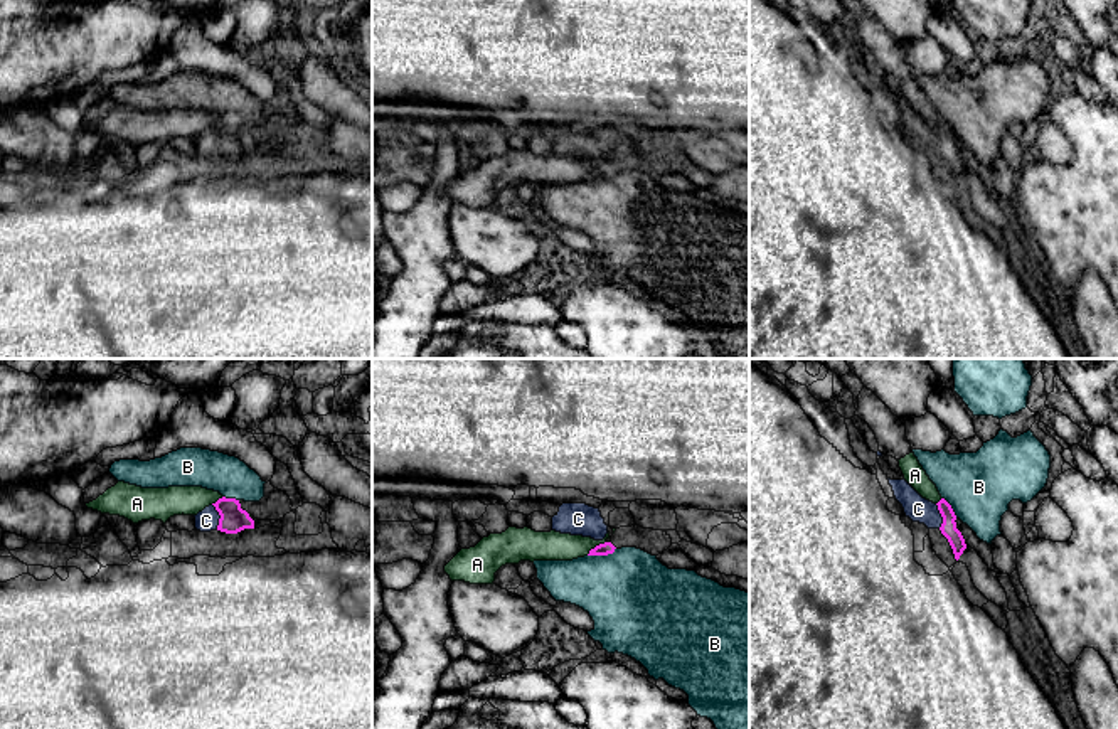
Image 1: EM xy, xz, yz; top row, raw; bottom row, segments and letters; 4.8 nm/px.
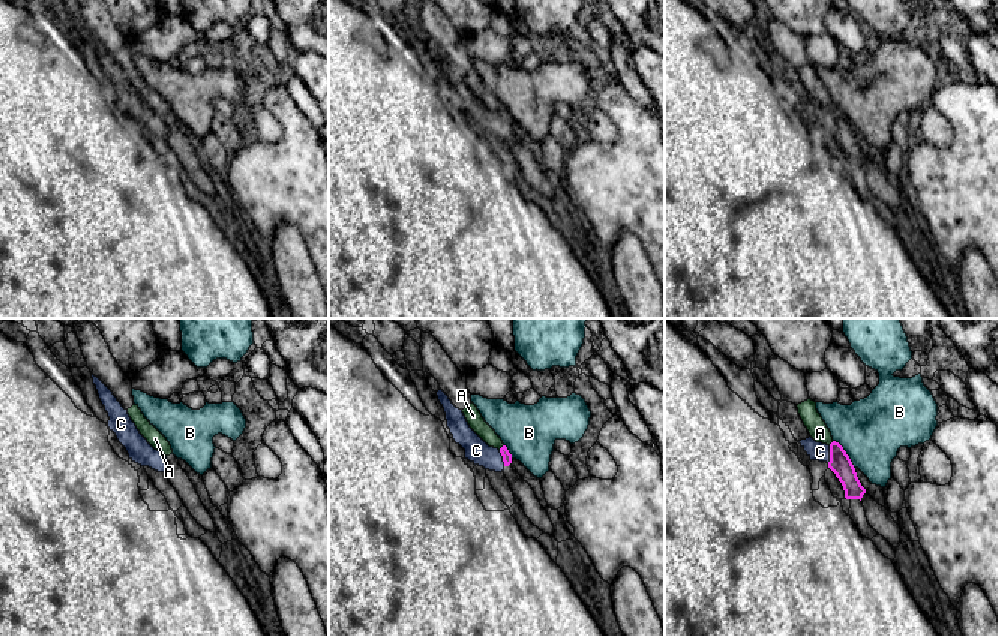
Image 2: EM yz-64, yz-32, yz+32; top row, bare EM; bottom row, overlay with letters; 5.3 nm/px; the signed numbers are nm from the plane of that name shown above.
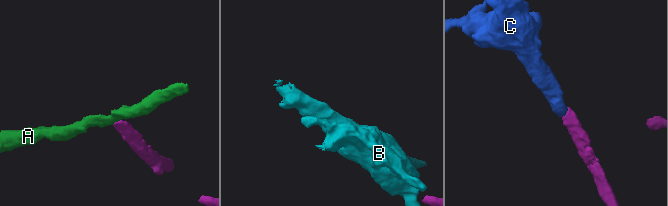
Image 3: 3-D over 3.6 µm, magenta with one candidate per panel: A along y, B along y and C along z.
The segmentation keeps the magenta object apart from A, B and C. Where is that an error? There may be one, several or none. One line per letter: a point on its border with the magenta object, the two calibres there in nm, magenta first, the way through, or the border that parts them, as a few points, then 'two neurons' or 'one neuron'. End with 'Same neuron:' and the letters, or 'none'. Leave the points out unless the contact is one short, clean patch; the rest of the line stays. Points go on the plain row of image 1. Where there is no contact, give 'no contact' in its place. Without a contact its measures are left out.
A: meets magenta in xz at (596, 169); 60 nm thick on the magenta side, 140 nm on the other; border along xz (605, 164), (586, 177); two neurons
B: meets magenta in xz at (601, 177); 60 nm thick on the magenta side, 420 nm on the other; two neurons
C: meets magenta in yz at (942, 138); 80 nm thick on the magenta side, 120 nm on the other; runs through yz (948, 150), (942, 138), (931, 138), (918, 132); one neuron
Same neuron: C

